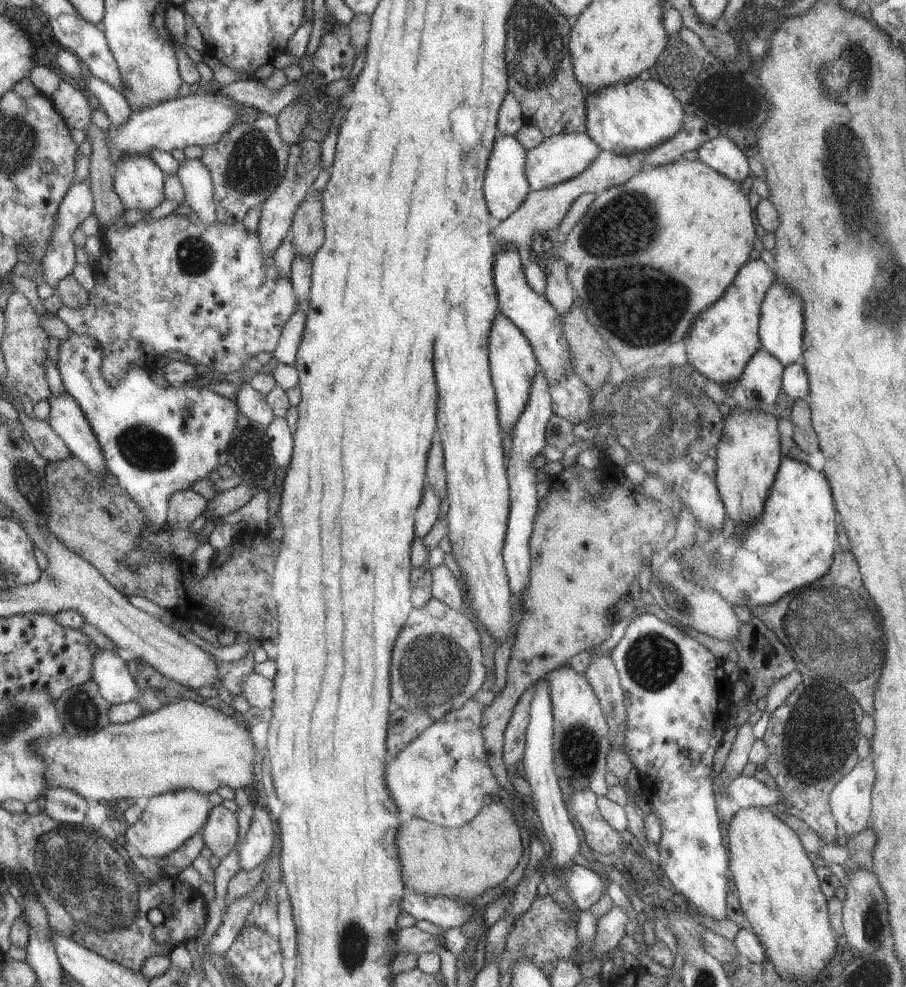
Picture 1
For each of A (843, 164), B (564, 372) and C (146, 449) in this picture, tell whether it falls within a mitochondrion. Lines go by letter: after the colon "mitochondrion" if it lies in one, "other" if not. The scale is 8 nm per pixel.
A: mitochondrion
B: other
C: mitochondrion

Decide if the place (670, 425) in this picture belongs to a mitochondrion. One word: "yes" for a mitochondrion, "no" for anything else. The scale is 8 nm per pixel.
yes

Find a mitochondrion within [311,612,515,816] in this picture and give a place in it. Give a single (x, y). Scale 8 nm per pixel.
(435, 669)

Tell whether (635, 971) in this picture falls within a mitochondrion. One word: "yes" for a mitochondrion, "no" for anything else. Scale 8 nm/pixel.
no

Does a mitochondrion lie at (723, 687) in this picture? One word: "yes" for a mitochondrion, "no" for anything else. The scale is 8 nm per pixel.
no

